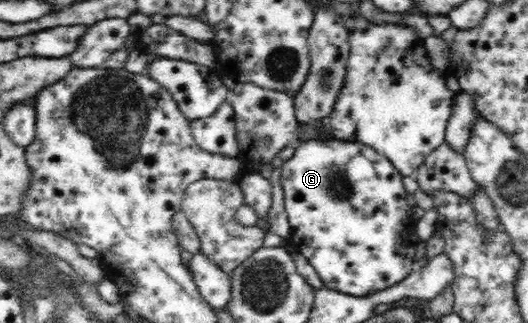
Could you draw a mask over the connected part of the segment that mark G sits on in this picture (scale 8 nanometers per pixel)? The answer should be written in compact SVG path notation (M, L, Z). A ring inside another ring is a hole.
M333 138L331 140L307 140L306 142L298 142L295 145L293 156L284 161L281 167L281 188L283 188L284 206L290 223L291 235L298 245L298 252L303 254L309 263L315 268L323 281L324 287L341 292L343 294L352 295L355 297L370 296L375 292L383 291L402 279L405 279L415 263L415 253L417 253L417 244L421 241L416 233L416 222L412 218L411 207L407 204L405 196L408 194L403 188L401 181L402 175L397 168L387 159L373 148L359 143L350 142L347 140L339 140Z

